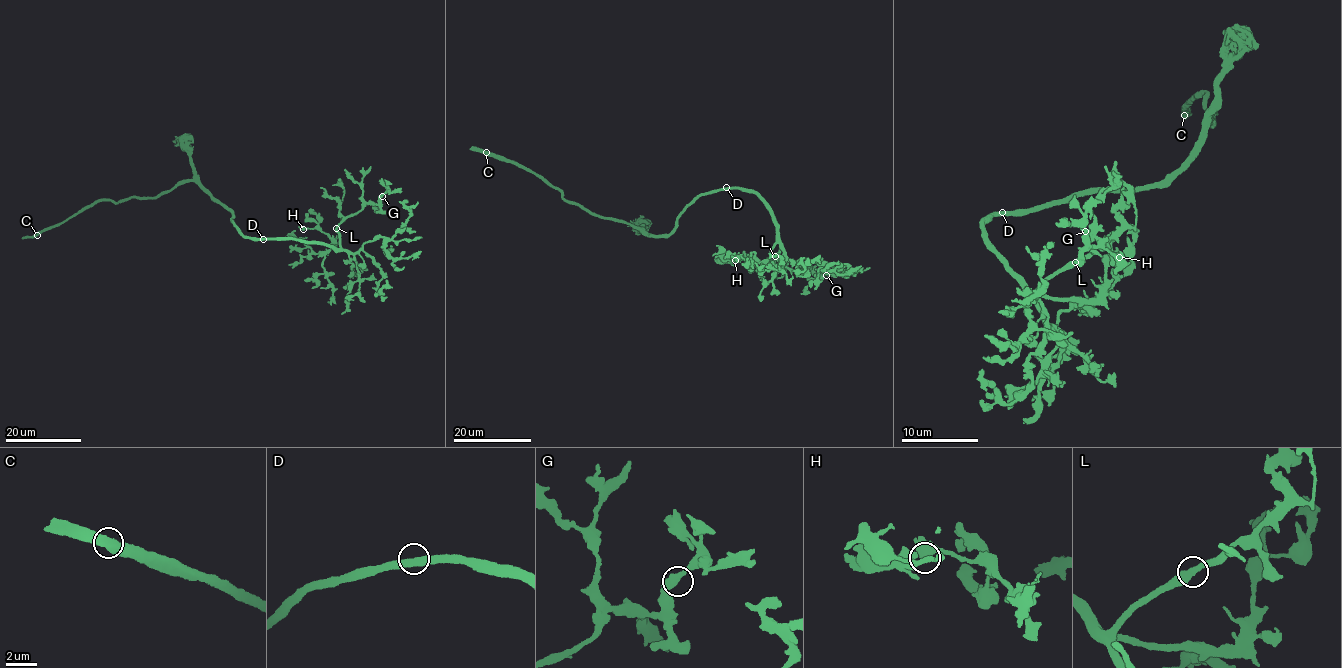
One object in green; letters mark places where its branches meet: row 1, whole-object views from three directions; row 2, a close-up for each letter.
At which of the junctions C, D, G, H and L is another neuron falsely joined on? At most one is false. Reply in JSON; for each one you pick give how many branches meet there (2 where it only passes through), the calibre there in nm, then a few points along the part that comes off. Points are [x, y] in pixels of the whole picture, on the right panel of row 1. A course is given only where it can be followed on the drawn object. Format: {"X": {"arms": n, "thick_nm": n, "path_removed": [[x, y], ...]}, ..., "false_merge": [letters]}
{"false_merge": []}

